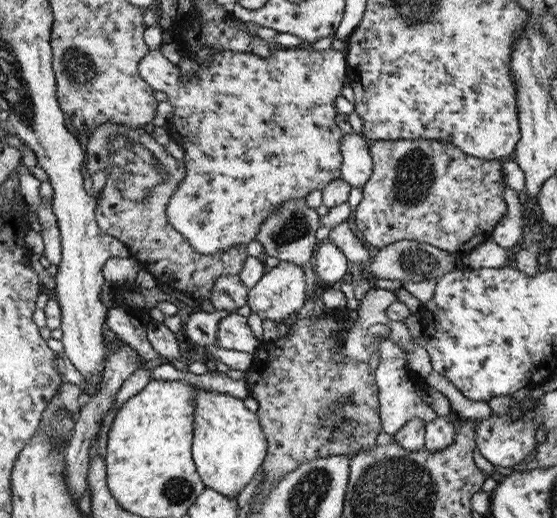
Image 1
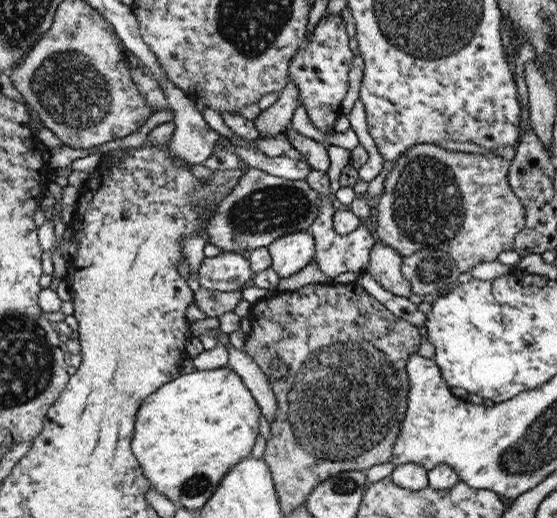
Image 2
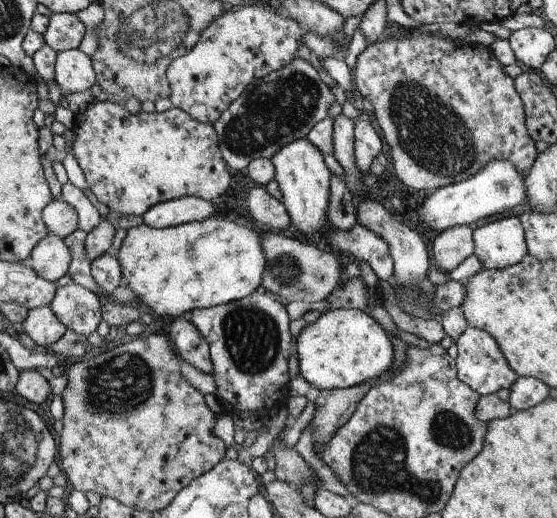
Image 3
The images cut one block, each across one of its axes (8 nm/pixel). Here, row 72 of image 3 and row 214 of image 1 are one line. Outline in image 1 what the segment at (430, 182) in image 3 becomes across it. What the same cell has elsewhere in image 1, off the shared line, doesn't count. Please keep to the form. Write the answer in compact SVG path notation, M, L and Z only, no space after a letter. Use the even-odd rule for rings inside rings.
M431 139L375 140L368 148L372 171L360 188L361 200L353 211L358 232L373 248L379 249L398 240L432 244L445 252L465 255L489 238L506 213L501 165L503 160L483 160L461 152L454 144Z

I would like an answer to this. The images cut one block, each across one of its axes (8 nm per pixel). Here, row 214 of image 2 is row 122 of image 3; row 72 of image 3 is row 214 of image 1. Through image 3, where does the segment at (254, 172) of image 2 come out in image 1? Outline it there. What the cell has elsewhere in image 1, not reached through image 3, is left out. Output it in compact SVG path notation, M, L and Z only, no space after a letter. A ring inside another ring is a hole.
M305 197L283 201L278 209L271 211L263 220L263 224L255 233L254 240L261 244L265 256L273 256L279 261L295 263L302 267L305 262L313 258L319 218L315 209L307 206Z

